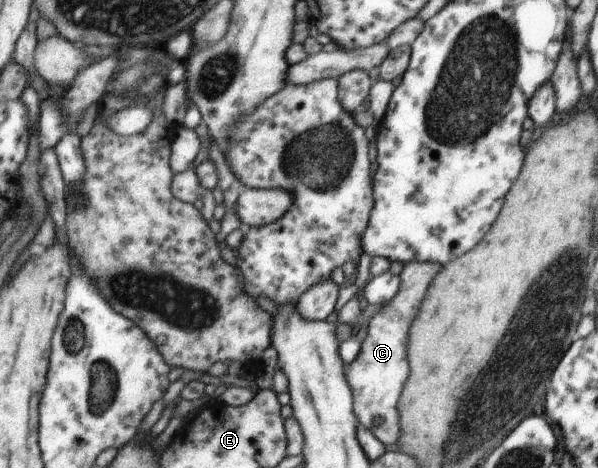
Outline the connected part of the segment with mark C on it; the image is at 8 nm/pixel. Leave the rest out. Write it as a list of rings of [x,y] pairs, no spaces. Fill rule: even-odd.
[[[416,261],[403,265],[398,274],[400,286],[397,293],[370,316],[366,324],[366,337],[361,342],[358,354],[347,364],[347,381],[351,387],[355,413],[360,414],[360,424],[368,426],[368,430],[389,449],[395,448],[401,436],[396,402],[404,380],[408,378],[408,328],[412,326],[418,306],[424,302],[424,296],[428,294],[432,280],[436,278],[436,272],[439,274],[440,268],[440,263]]]

